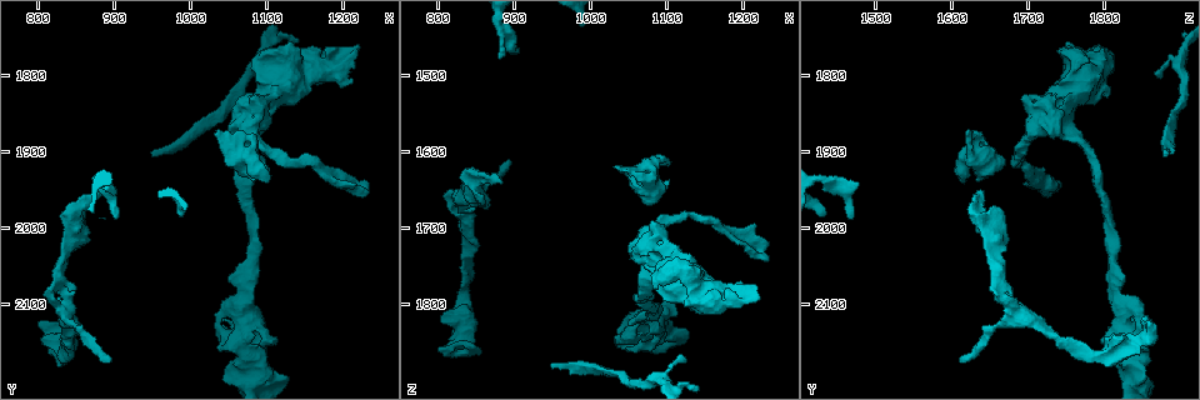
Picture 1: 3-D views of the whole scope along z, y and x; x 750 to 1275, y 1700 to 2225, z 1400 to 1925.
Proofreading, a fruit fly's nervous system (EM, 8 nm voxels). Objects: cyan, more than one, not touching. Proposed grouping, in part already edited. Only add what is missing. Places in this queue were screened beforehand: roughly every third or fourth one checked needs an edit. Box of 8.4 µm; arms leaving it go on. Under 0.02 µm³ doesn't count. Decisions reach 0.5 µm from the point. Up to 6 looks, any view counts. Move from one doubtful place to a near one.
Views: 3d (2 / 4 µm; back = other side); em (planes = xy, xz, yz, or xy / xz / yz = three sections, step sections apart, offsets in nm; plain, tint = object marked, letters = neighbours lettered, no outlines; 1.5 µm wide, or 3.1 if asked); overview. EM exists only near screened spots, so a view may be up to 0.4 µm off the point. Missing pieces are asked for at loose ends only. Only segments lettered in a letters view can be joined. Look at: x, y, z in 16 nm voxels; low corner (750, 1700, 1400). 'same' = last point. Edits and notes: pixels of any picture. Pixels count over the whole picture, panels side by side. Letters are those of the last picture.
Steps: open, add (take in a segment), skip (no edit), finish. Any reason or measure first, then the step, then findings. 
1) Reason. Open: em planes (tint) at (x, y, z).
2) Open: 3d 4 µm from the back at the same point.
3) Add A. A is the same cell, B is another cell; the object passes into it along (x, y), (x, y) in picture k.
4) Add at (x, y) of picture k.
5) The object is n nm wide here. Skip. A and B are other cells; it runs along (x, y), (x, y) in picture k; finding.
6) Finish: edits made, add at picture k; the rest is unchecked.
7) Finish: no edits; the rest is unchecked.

Tapers out. Open: em planes (letters) at (950, 1905, 1880).

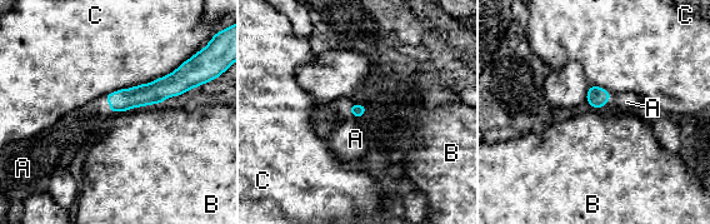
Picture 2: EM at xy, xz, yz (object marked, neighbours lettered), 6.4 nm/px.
Add A. A is the same cell, B and C are other cells; the neuron continues.

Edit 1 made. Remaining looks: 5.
Branch stops here. Open: 3d 4 µm at (810, 2080, 1655).

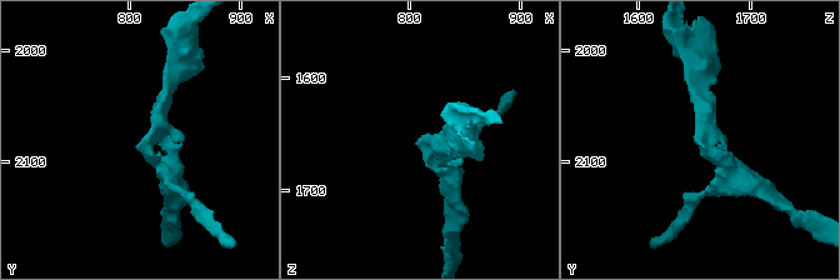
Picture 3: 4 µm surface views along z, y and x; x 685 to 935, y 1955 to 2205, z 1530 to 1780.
Shape alone is not enough. Open: em planes (letters) at (812, 2080, 1654).

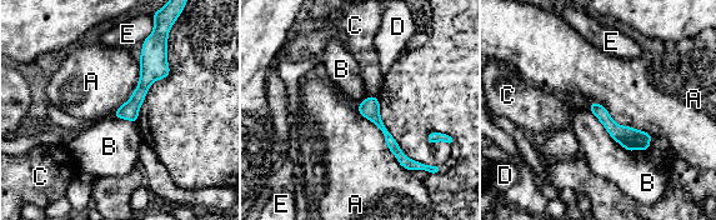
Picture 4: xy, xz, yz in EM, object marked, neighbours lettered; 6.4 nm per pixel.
The object is 90 nm wide here. Skip. A, B, C, D and E are other cells; a border runs along (356, 105), (409, 171) in picture 4; none of them fits.

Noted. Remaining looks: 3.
Free end. Open: 3d 4 µm at (1060, 1875, 1625).

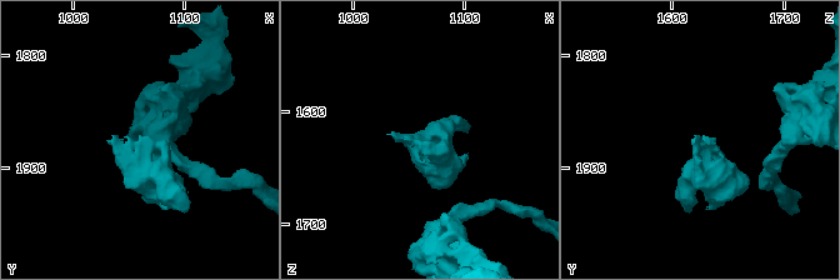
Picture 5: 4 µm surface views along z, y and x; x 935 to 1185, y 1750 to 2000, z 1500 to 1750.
Open: em planes (letters) at (1058, 1876, 1628).

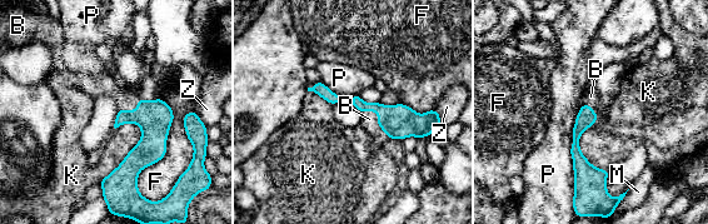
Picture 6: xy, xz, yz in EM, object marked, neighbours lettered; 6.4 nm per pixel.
The object is 120 nm wide here. Add B. B is the same cell, F, K, M, P and Z are other cells; the object passes into it along (398, 122), (378, 118), (369, 119) in picture 6; the neuron continues.

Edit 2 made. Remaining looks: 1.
Finish: edits made, add at picture 2, add at picture 6; the rest is unchecked.

